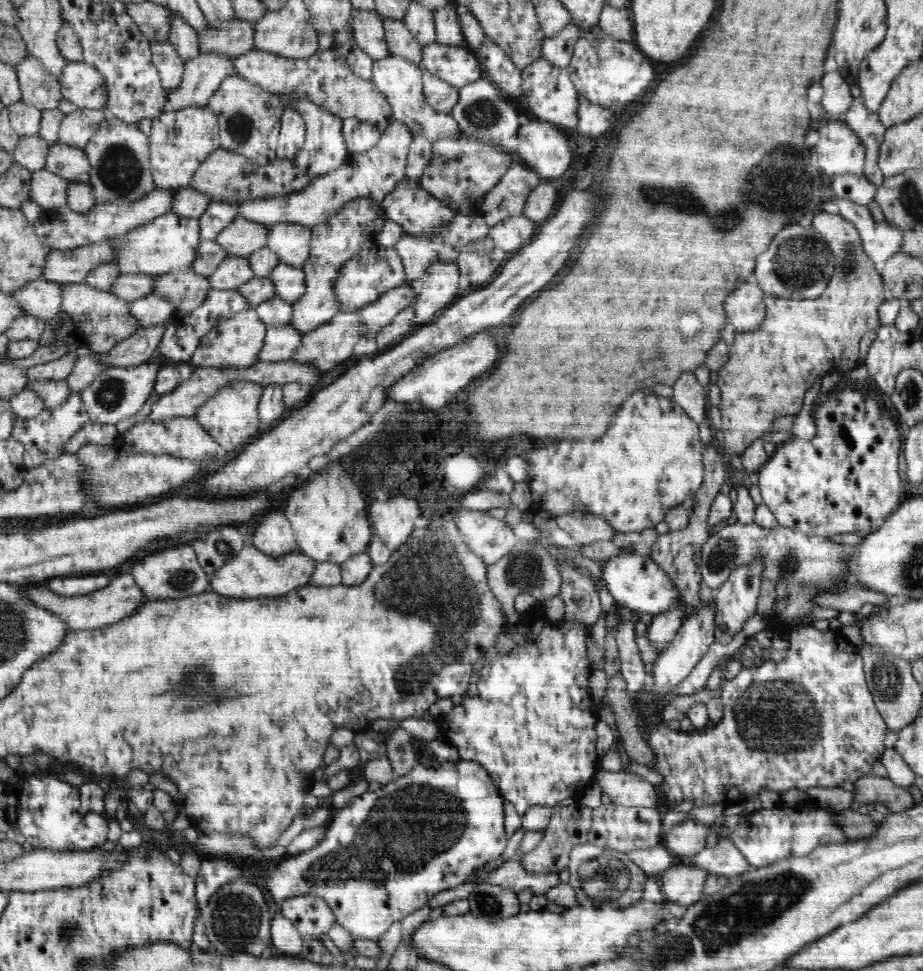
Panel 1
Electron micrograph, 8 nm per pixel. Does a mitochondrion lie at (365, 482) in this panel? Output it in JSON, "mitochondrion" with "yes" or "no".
{"mitochondrion":"no"}

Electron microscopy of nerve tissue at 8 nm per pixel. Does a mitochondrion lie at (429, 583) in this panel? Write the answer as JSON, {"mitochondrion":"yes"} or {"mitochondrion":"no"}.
{"mitochondrion":"yes"}

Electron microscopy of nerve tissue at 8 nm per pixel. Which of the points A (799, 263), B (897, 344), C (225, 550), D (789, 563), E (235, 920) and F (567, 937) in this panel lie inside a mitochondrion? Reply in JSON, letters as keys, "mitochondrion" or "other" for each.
{"A":"mitochondrion","B":"other","C":"mitochondrion","D":"mitochondrion","E":"mitochondrion","F":"other"}

